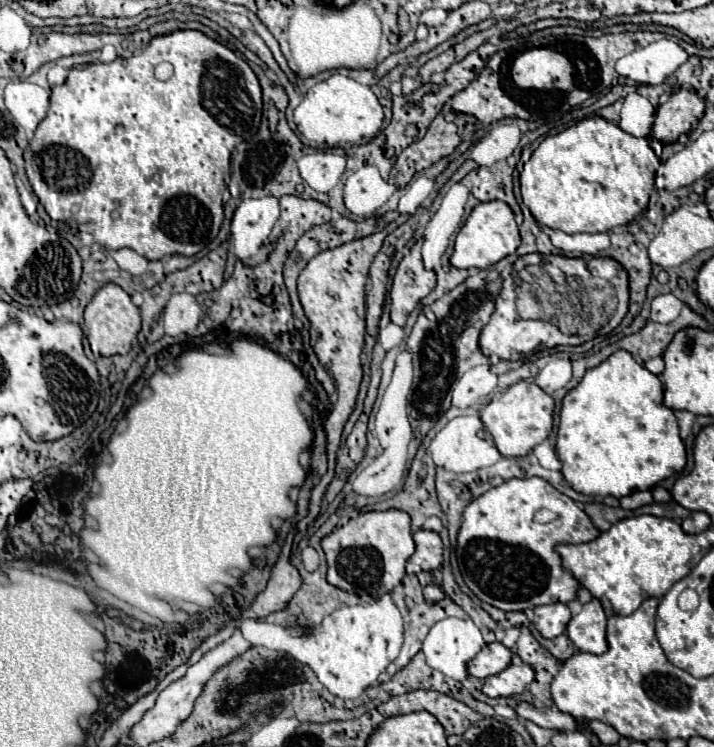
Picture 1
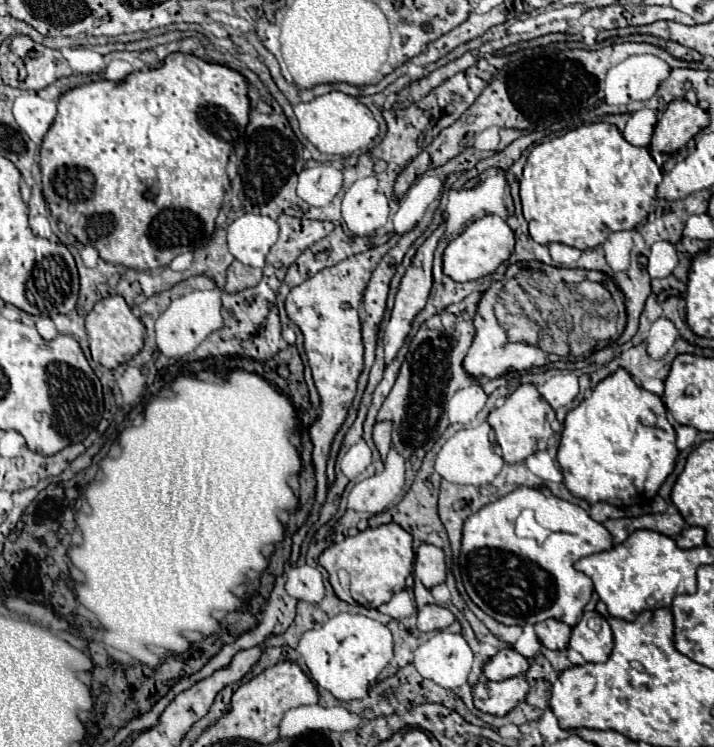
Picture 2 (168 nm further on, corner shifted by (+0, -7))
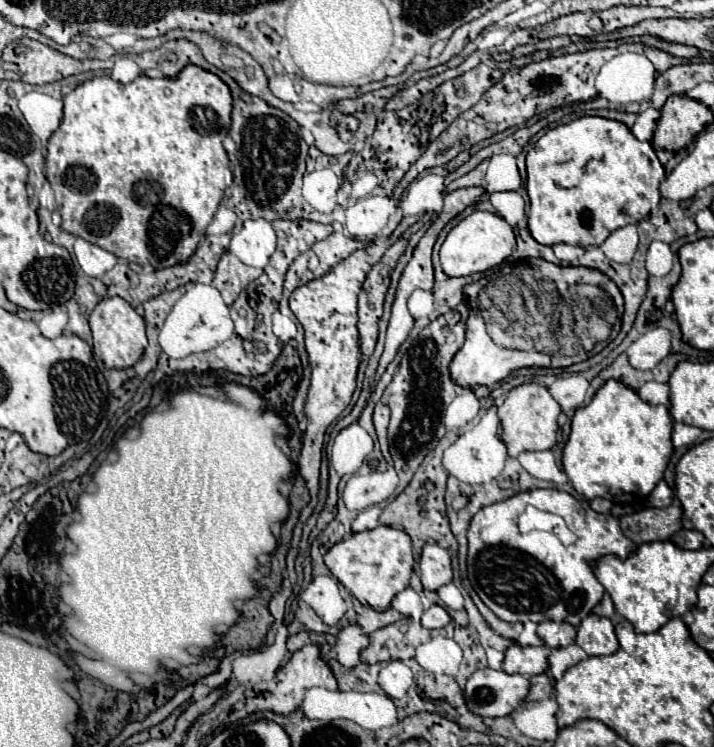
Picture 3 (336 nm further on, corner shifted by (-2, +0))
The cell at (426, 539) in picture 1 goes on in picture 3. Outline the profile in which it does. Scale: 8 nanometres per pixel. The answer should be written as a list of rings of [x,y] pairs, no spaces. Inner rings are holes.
[[[424,545],[420,557],[420,579],[424,589],[438,591],[442,585],[452,581],[450,551],[440,545]]]

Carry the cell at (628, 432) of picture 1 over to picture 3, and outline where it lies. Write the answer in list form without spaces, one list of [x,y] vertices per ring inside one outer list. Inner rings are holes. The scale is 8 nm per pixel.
[[[608,379],[592,401],[576,409],[572,431],[562,451],[562,465],[572,487],[586,499],[604,497],[612,503],[632,503],[646,499],[674,451],[672,447],[672,417],[668,407],[652,405],[640,399],[636,391]]]

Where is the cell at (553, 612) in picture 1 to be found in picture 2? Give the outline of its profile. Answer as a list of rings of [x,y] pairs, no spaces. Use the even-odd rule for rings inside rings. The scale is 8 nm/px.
[[[550,618],[550,620],[538,622],[534,628],[536,628],[536,636],[542,642],[542,646],[546,646],[550,650],[566,650],[568,648],[572,628],[566,626],[564,622]]]

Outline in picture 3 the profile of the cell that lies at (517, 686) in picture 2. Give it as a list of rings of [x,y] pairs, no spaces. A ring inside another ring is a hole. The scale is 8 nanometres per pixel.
[[[490,667],[476,671],[464,689],[470,711],[482,717],[506,717],[528,695],[530,681],[524,675],[508,675]]]

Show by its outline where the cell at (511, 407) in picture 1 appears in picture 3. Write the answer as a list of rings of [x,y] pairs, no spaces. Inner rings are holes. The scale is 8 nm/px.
[[[524,383],[514,387],[506,401],[498,407],[498,417],[502,423],[502,441],[506,443],[508,455],[518,457],[522,451],[544,451],[556,445],[558,425],[556,419],[560,415],[560,405],[548,393],[544,385],[538,383]]]

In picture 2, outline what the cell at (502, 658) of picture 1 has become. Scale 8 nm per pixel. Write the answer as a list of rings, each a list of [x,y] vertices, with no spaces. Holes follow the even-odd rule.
[[[504,648],[484,666],[484,676],[488,680],[506,680],[512,676],[526,674],[528,668],[530,662],[522,654],[518,654],[514,648]]]

